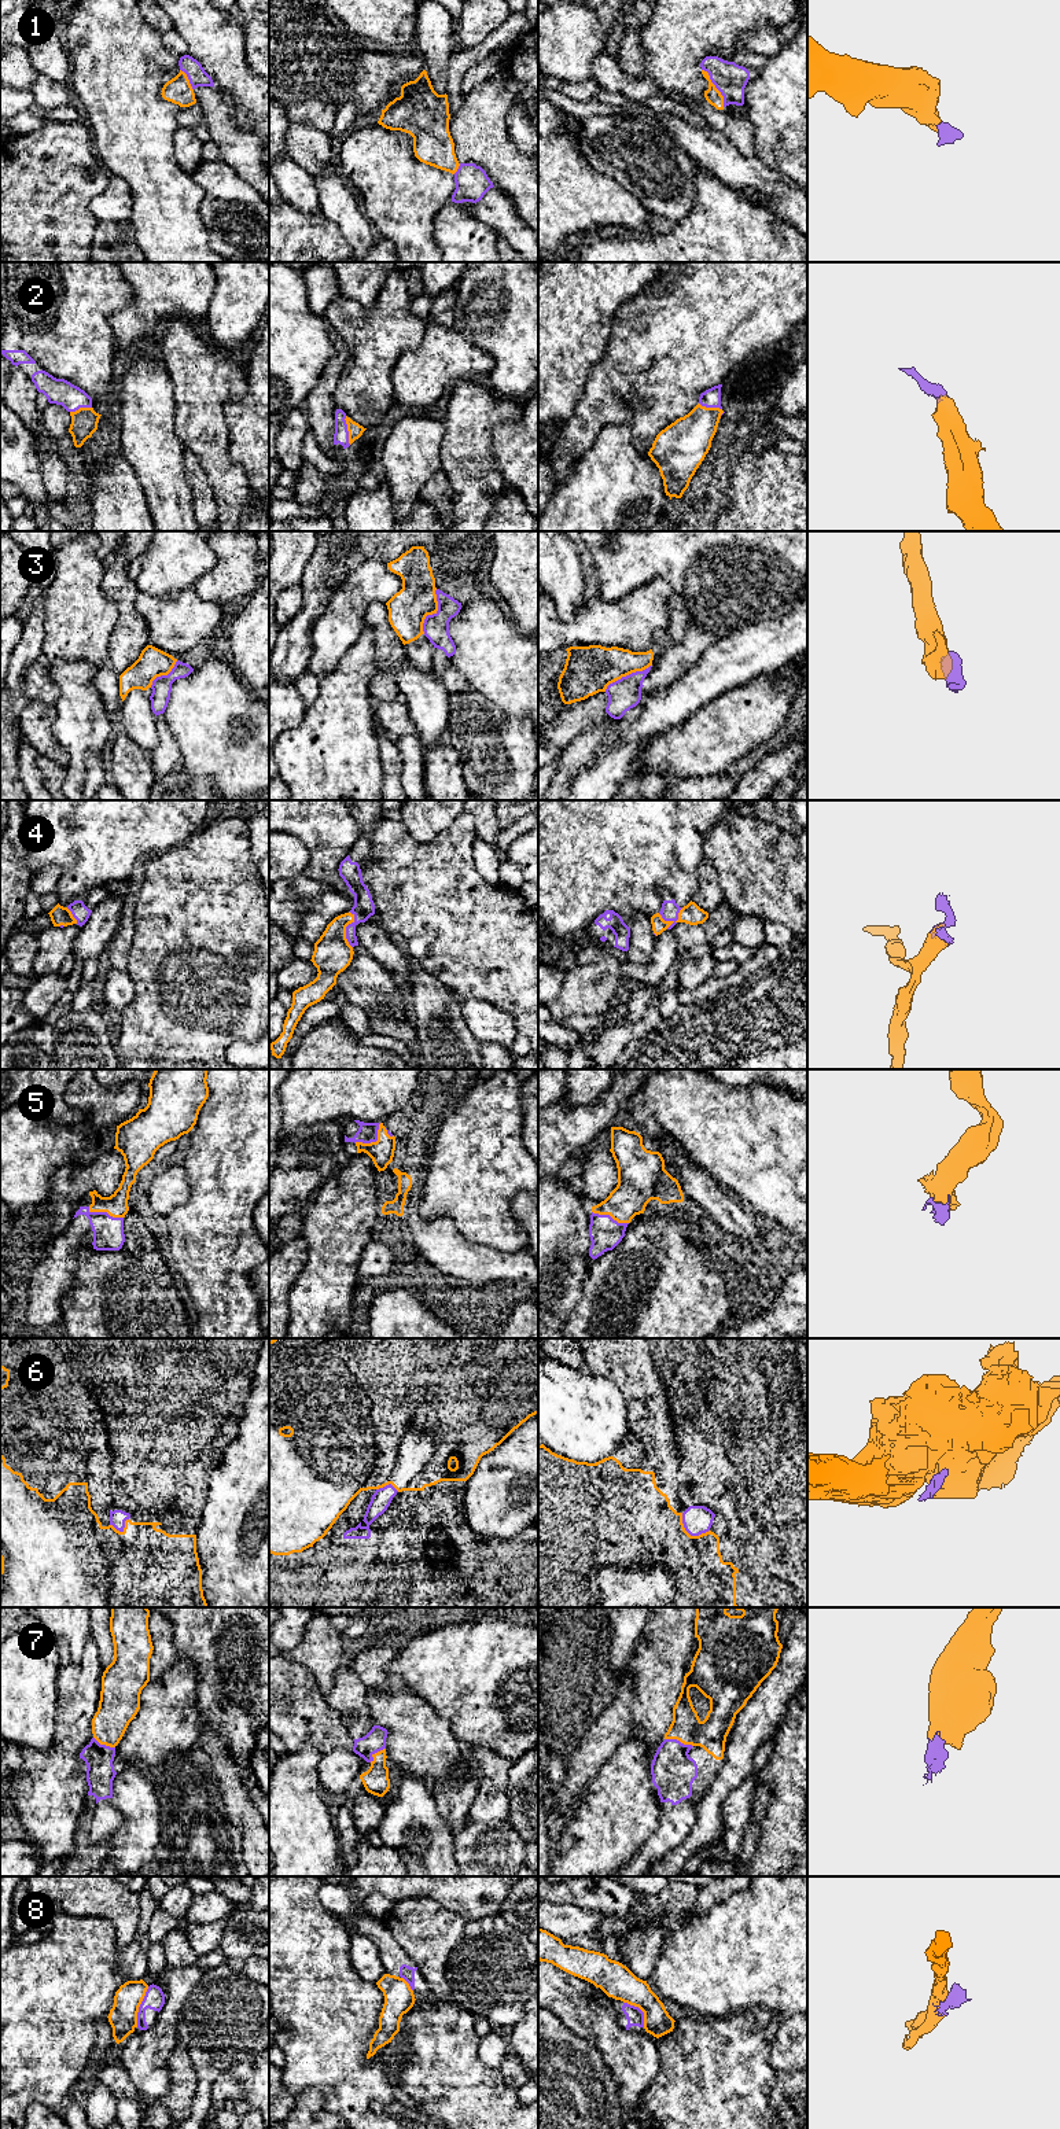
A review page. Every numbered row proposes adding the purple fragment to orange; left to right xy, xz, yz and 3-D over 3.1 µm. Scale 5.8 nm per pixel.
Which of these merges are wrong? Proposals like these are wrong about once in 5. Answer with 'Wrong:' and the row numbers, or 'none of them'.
Wrong: 3, 6, 8

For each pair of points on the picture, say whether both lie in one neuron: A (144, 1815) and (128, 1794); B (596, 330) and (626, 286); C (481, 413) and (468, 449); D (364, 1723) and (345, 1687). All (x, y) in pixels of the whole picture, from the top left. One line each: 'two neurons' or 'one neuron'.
A: one neuron
B: one neuron
C: one neuron
D: one neuron

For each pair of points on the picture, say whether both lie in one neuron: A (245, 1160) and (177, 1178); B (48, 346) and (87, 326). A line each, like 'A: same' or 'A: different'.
A: different
B: same

